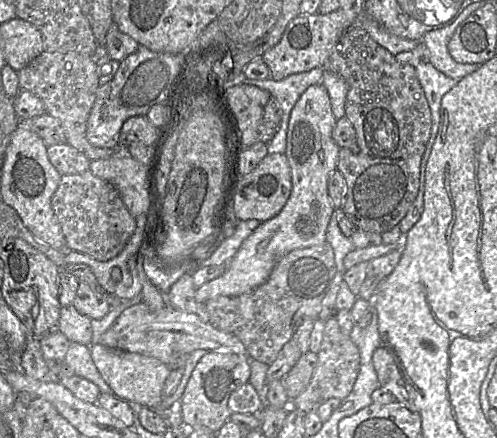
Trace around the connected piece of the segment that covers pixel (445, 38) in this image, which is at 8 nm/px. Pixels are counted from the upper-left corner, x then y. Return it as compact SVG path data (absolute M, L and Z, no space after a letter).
M446 25L426 32L422 42L429 50L430 63L446 76L455 80L476 71L480 65L457 62L449 52L449 41L454 33L455 27Z

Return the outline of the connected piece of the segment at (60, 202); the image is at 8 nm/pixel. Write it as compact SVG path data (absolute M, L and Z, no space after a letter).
M90 170L62 175L51 198L51 206L61 226L67 248L101 262L119 255L136 229L135 218L127 210L118 191Z

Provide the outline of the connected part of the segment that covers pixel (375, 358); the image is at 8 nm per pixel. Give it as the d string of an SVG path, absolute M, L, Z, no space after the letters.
M385 346L378 347L372 354L372 364L379 385L392 393L396 401L408 410L418 412L414 398L407 389L390 350Z

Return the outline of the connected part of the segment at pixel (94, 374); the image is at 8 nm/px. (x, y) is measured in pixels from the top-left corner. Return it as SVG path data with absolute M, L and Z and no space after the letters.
M72 343L65 354L63 362L74 374L96 384L101 393L113 394L91 358L89 345Z

